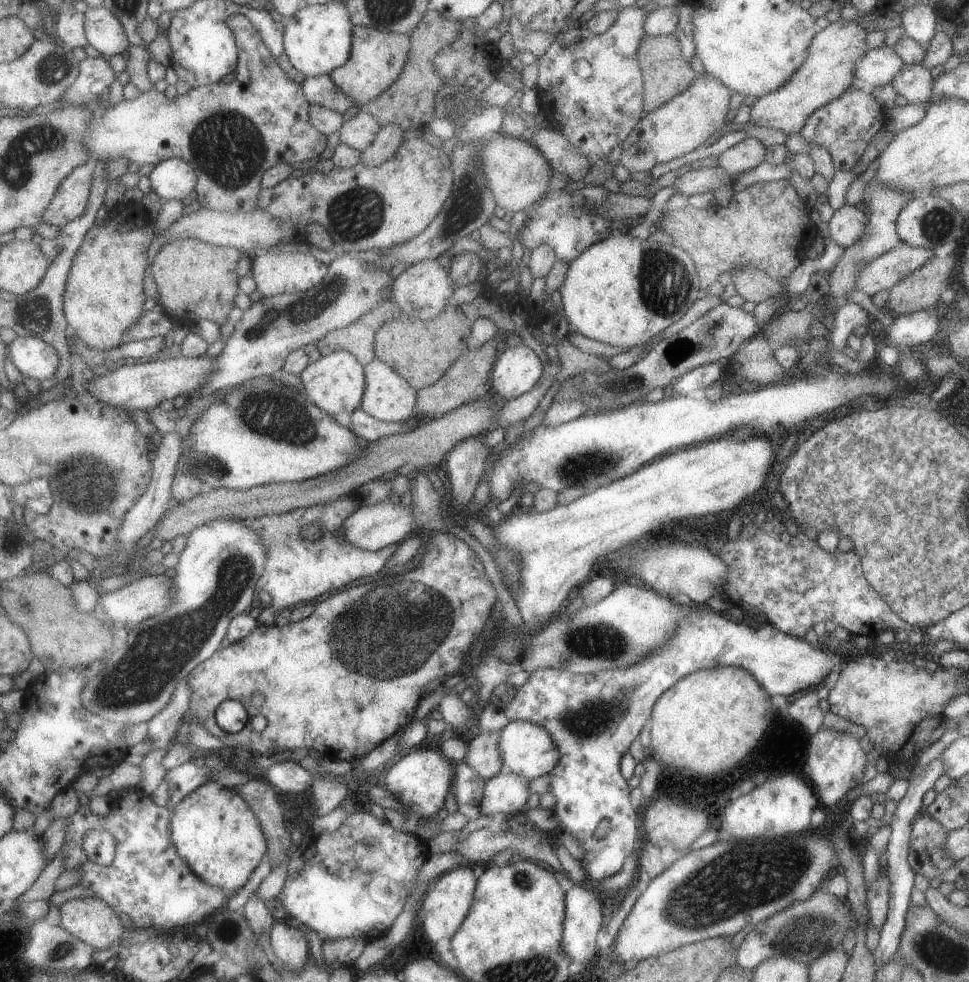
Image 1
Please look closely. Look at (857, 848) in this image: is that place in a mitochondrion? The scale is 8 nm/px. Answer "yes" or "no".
no

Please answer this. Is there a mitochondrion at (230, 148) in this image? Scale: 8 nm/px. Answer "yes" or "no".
yes

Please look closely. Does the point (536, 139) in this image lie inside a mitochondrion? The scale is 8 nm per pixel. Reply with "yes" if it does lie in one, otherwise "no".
no

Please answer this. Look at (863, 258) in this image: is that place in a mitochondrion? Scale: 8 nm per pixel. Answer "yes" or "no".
yes

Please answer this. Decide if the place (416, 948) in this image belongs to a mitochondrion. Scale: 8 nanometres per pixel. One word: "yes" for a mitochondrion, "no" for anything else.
no

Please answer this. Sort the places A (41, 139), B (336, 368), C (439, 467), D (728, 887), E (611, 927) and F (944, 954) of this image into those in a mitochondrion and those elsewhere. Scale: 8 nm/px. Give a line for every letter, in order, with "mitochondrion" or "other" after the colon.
A: mitochondrion
B: other
C: other
D: mitochondrion
E: other
F: mitochondrion

